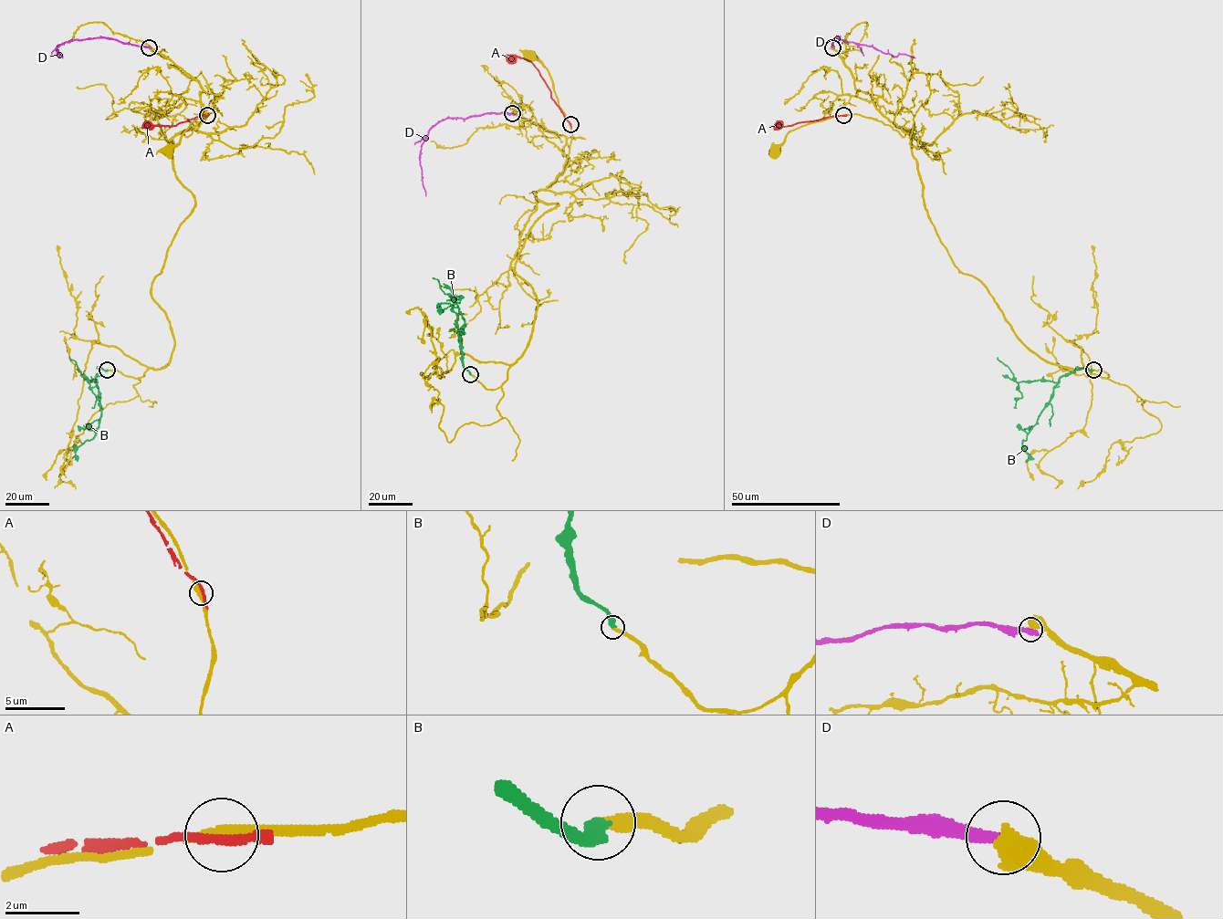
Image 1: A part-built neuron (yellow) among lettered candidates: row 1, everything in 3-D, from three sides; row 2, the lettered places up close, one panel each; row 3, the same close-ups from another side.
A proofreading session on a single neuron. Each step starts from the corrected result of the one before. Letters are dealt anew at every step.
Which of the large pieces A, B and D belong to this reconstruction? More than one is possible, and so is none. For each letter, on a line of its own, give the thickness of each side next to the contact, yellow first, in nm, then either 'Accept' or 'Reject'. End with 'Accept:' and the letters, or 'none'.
A: Thickness 440 nm (yellow) against 220 nm. Reject
B: Thickness 320 nm (yellow) against 440 nm. Accept
D: Thickness 600 nm (yellow) against 460 nm. Reject
Accept: B

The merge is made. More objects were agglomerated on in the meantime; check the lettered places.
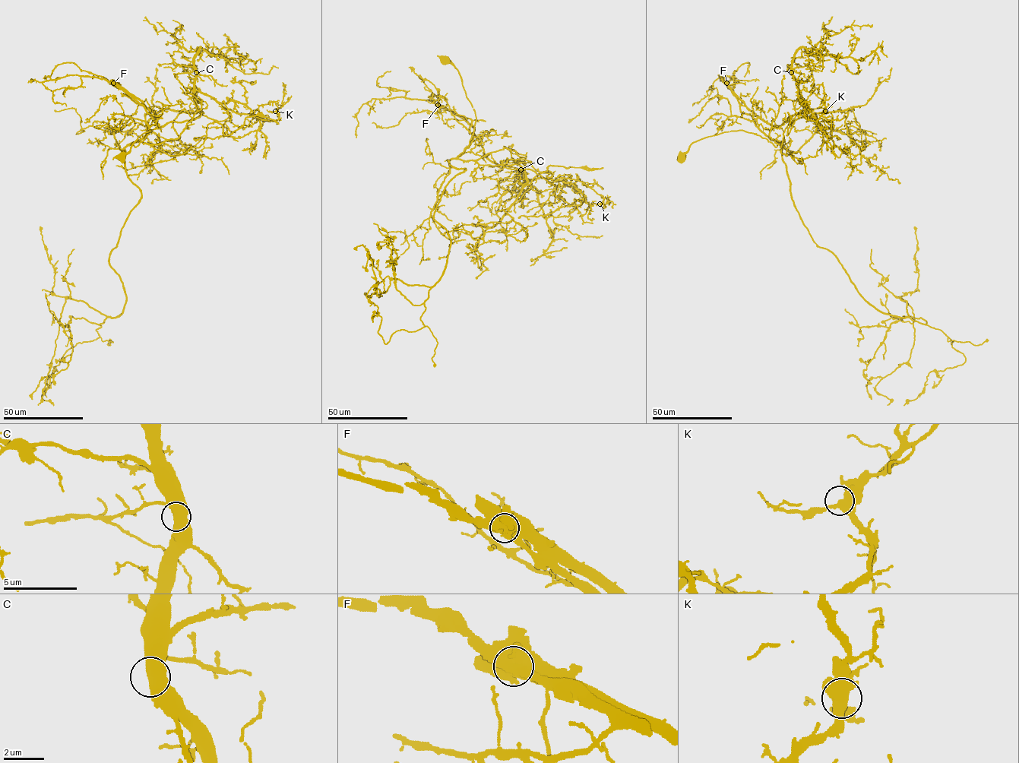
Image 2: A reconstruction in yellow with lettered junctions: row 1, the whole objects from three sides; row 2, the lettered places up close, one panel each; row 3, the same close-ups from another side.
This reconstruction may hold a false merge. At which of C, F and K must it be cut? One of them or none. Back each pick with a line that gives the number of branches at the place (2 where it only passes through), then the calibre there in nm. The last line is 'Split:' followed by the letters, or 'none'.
F: 2 branches meet; 800 nm thick
Split: F

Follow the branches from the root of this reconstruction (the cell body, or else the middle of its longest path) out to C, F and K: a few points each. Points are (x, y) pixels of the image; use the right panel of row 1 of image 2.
C: (680, 156), (693, 142), (731, 131), (754, 133), (776, 147), (757, 118), (780, 126), (805, 111), (791, 72)
F: (680, 156), (693, 142), (731, 131), (754, 133), (776, 147), (741, 111), (726, 83)
K: (680, 156), (731, 131), (776, 147), (757, 118), (780, 126), (803, 112), (799, 90), (803, 118), (825, 111)

